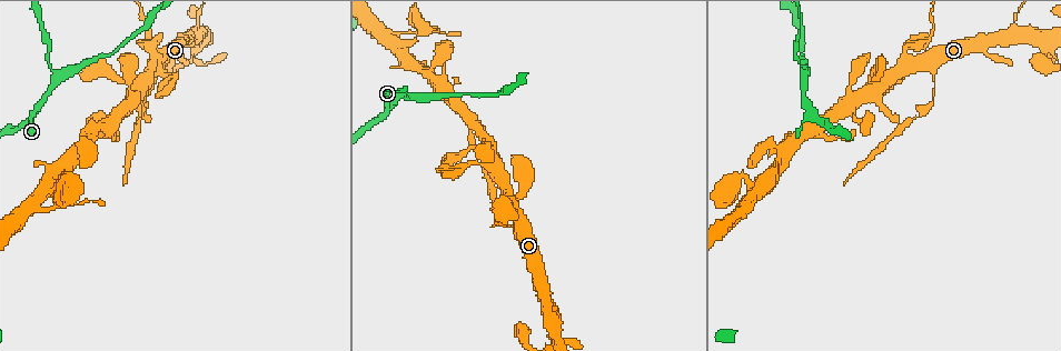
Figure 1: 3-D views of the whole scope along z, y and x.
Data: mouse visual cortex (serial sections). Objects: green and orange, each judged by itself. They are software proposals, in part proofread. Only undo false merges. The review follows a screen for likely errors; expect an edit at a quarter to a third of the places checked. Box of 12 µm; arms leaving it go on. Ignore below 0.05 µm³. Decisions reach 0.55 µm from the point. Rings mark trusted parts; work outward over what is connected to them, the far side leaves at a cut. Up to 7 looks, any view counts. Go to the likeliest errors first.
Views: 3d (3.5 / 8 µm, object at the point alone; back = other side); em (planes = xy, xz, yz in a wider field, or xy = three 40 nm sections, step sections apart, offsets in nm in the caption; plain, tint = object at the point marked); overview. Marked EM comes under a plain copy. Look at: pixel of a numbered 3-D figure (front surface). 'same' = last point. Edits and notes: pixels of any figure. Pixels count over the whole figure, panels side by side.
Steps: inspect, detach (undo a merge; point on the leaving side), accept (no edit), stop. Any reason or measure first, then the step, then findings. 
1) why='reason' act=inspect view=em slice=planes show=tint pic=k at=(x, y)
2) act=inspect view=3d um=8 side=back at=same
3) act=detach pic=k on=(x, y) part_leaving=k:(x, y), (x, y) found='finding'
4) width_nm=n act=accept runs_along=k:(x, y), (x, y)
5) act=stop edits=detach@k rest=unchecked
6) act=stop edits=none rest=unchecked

why='a fork' act=inspect view=3d um=8 pic=1 at=(801, 78)

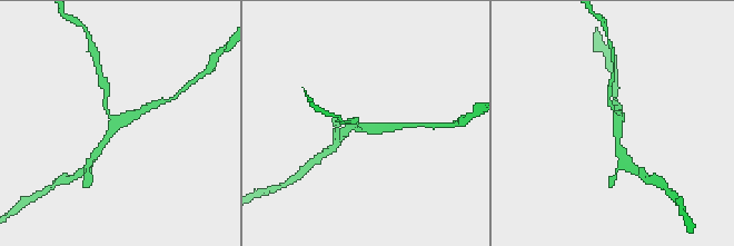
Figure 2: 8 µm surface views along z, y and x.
act=inspect view=3d um=3.5 side=back pic=2 at=(366, 127)

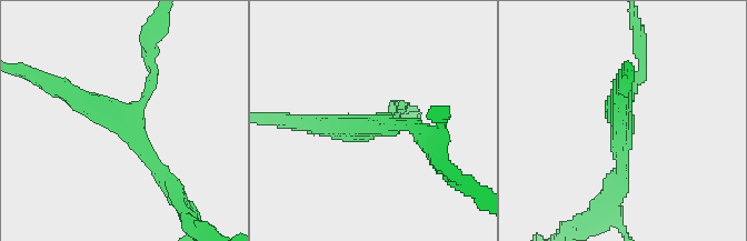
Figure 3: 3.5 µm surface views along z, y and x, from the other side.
arms=3 arm_widths_nm=100,200,300 act=inspect view=em slice=planes show=tint pic=3 at=(378, 125)

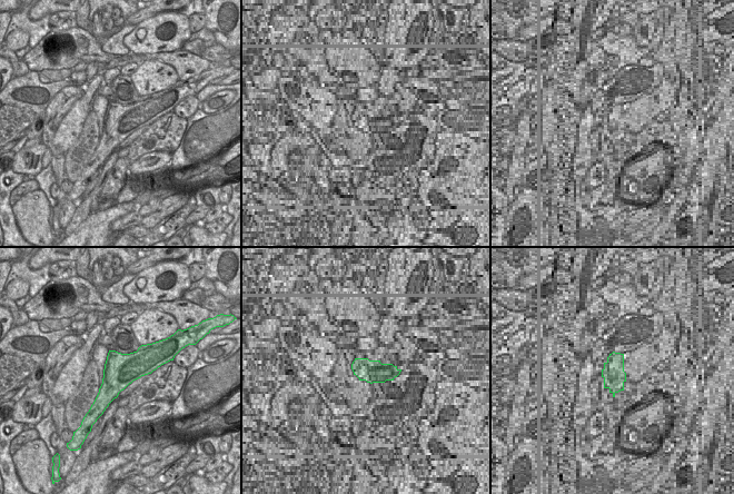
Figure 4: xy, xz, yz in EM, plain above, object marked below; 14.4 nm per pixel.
width_nm=480 act=accept runs_along=3:(172, 190), (115, 114), (67, 91) found='all the same cell'

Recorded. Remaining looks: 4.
why='narrows sharply' act=inspect view=3d um=3.5 side=back pic=1 at=(508, 225)

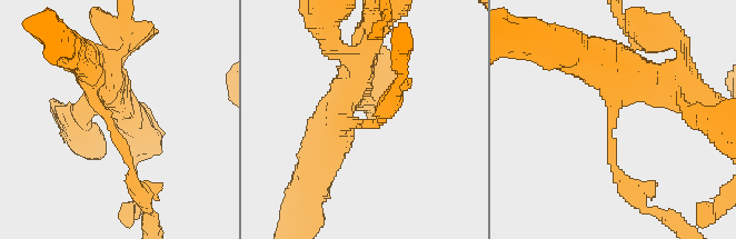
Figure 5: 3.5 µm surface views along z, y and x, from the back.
act=inspect view=em slice=planes show=tint pic=5 at=(611, 137)

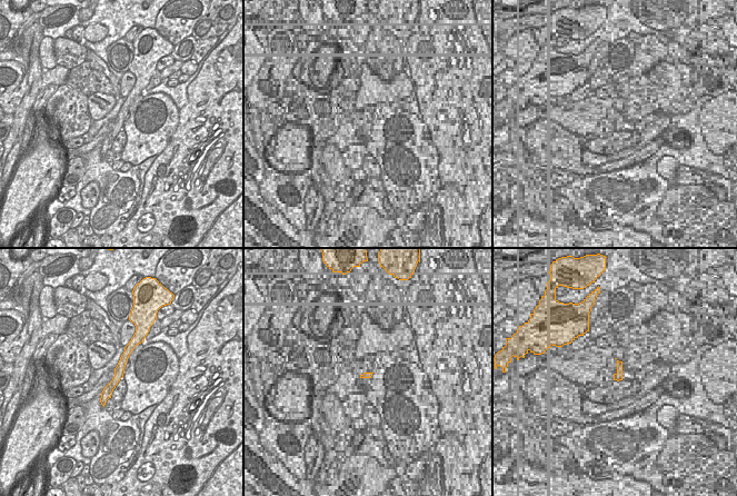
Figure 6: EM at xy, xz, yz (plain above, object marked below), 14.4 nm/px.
act=detach pic=5 on=(613, 153) part_leaving=5:(612, 121), (614, 169), (643, 207) found='a second cell is stuck on'

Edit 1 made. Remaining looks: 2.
why='sudden change in width' act=inspect view=em slice=xy step=1 show=tint pic=1 at=(150, 33)

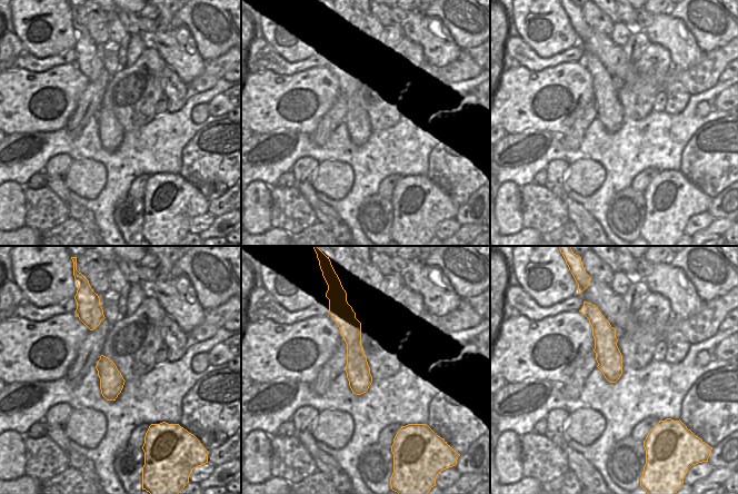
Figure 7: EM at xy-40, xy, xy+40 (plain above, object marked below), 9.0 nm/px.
why='see where the arms go' act=inspect view=3d um=3.5 at=same

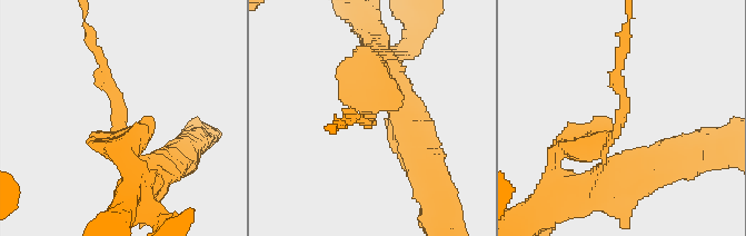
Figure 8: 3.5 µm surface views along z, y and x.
width_nm=220 act=accept runs_along=8:(563, 153), (617, 129), (623, 50) found='all the same cell'

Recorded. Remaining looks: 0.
act=stop edits=detach@5 rest=unchecked

